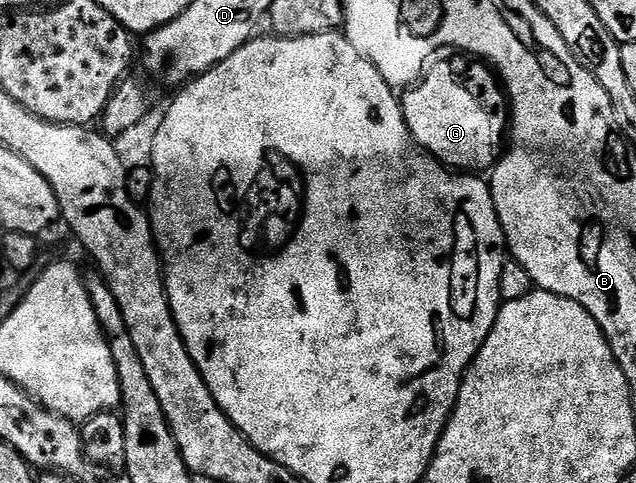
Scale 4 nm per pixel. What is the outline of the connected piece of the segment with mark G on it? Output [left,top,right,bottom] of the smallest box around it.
[403,54,510,174]

